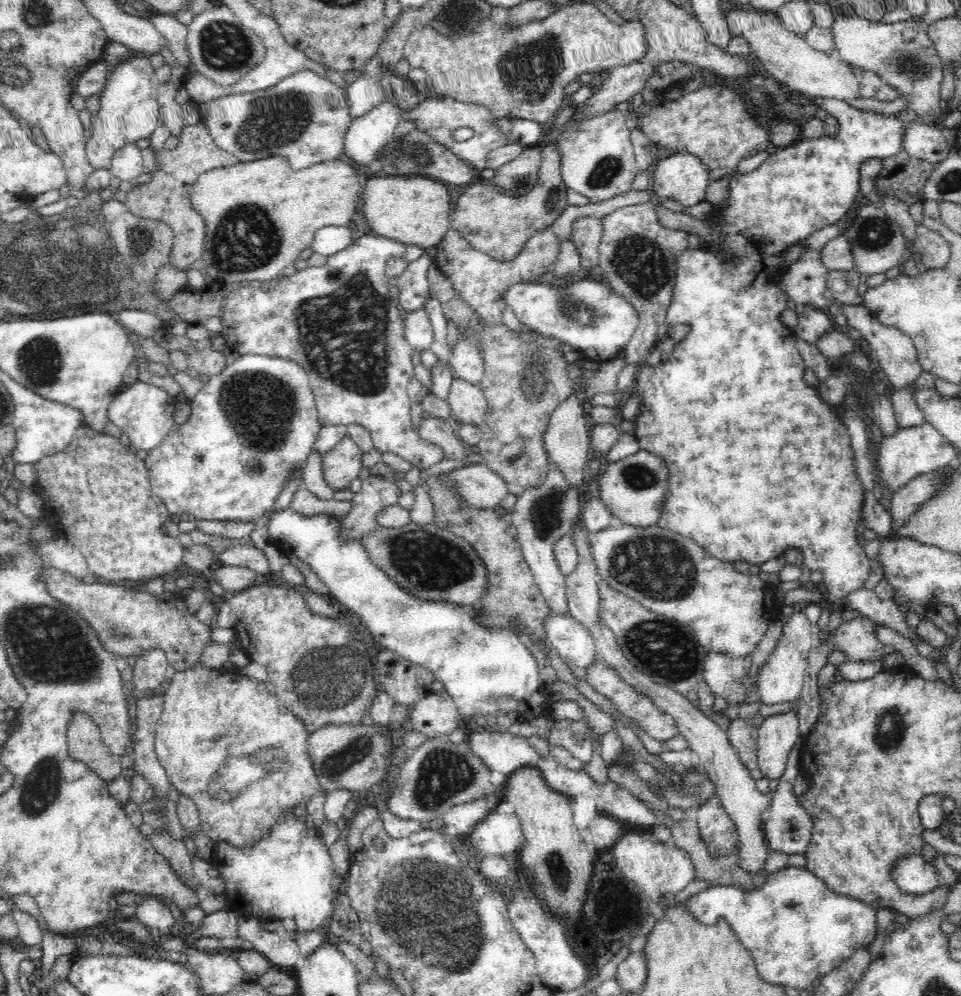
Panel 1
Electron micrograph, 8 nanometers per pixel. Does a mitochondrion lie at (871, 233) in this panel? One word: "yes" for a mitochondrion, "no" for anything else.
yes

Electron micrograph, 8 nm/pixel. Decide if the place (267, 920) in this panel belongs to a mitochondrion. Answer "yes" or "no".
no

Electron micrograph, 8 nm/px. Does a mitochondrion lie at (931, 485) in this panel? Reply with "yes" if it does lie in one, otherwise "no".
no

